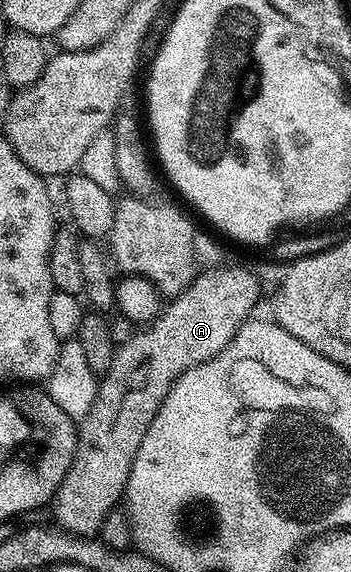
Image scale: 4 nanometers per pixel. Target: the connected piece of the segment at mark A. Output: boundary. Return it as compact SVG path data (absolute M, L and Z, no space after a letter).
M228 265L201 269L195 280L160 310L155 321L141 329L144 330L141 334L140 331L133 333L130 340L117 345L110 368L99 379L90 410L84 418L79 419L74 460L56 490L54 522L61 530L85 536L99 535L108 513L117 509L119 502L116 501L125 497L134 456L138 456L142 439L146 437L150 424L154 424L154 416L158 416L158 408L162 408L162 400L166 400L170 388L181 376L190 372L190 368L221 354L241 324L249 321L253 313L251 310L262 295L261 284L251 269L248 271L244 266Z

